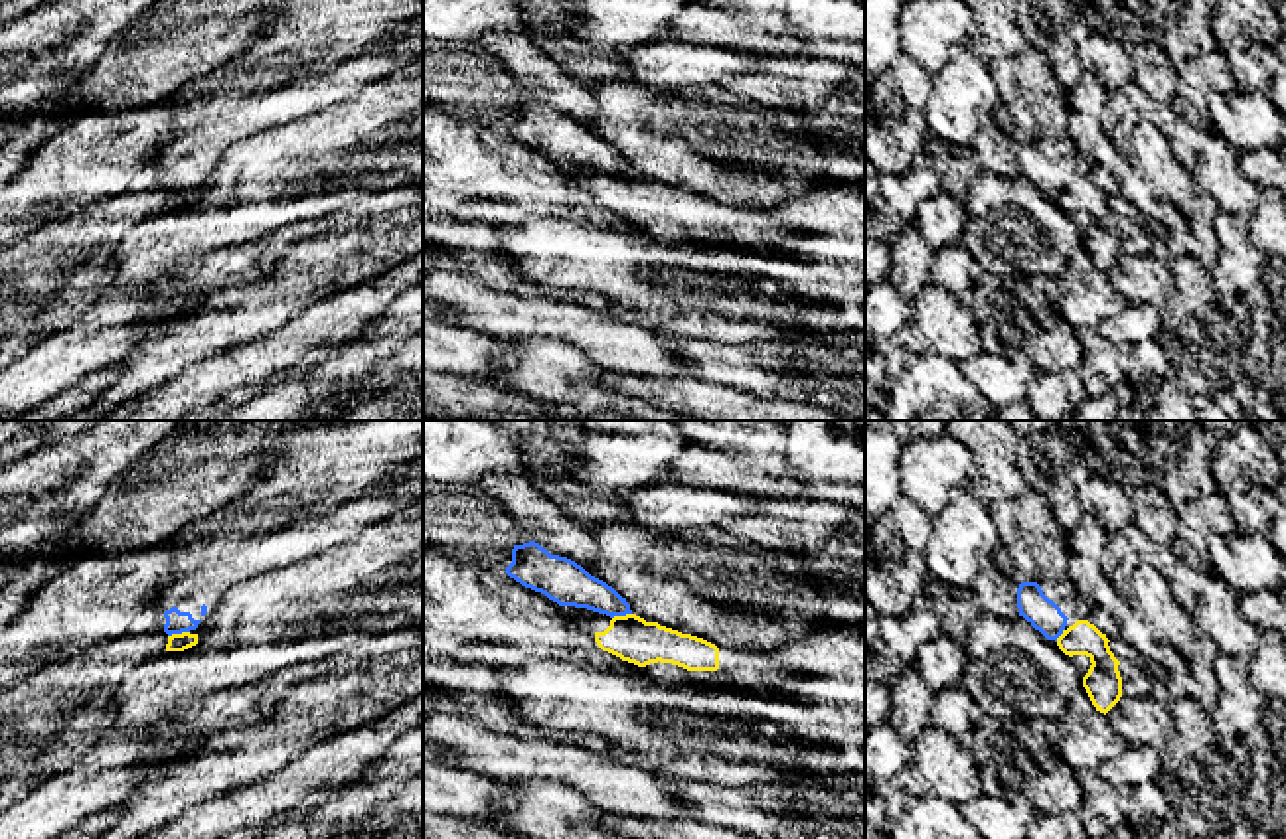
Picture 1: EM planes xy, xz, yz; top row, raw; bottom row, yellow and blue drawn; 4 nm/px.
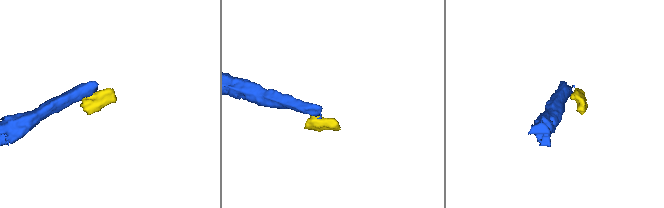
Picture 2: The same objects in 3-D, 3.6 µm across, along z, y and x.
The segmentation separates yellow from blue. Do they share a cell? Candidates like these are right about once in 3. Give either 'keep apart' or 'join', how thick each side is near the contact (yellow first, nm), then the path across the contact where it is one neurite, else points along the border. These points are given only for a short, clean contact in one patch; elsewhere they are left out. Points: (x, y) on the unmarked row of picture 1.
keep apart | 80/90 nm | along xy (188, 188), (168, 194)

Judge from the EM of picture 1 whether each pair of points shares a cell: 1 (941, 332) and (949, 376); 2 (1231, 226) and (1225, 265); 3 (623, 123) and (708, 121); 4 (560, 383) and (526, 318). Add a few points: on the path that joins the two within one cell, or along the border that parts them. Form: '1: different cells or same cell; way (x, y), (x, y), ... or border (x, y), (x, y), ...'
1: different cells; border (935, 352), (959, 366)
2: same cell; way (1231, 235), (1231, 255)
3: same cell; way (644, 123), (686, 123)
4: different cells; border (512, 342), (558, 338), (581, 350)

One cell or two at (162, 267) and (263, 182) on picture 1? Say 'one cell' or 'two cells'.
one cell

